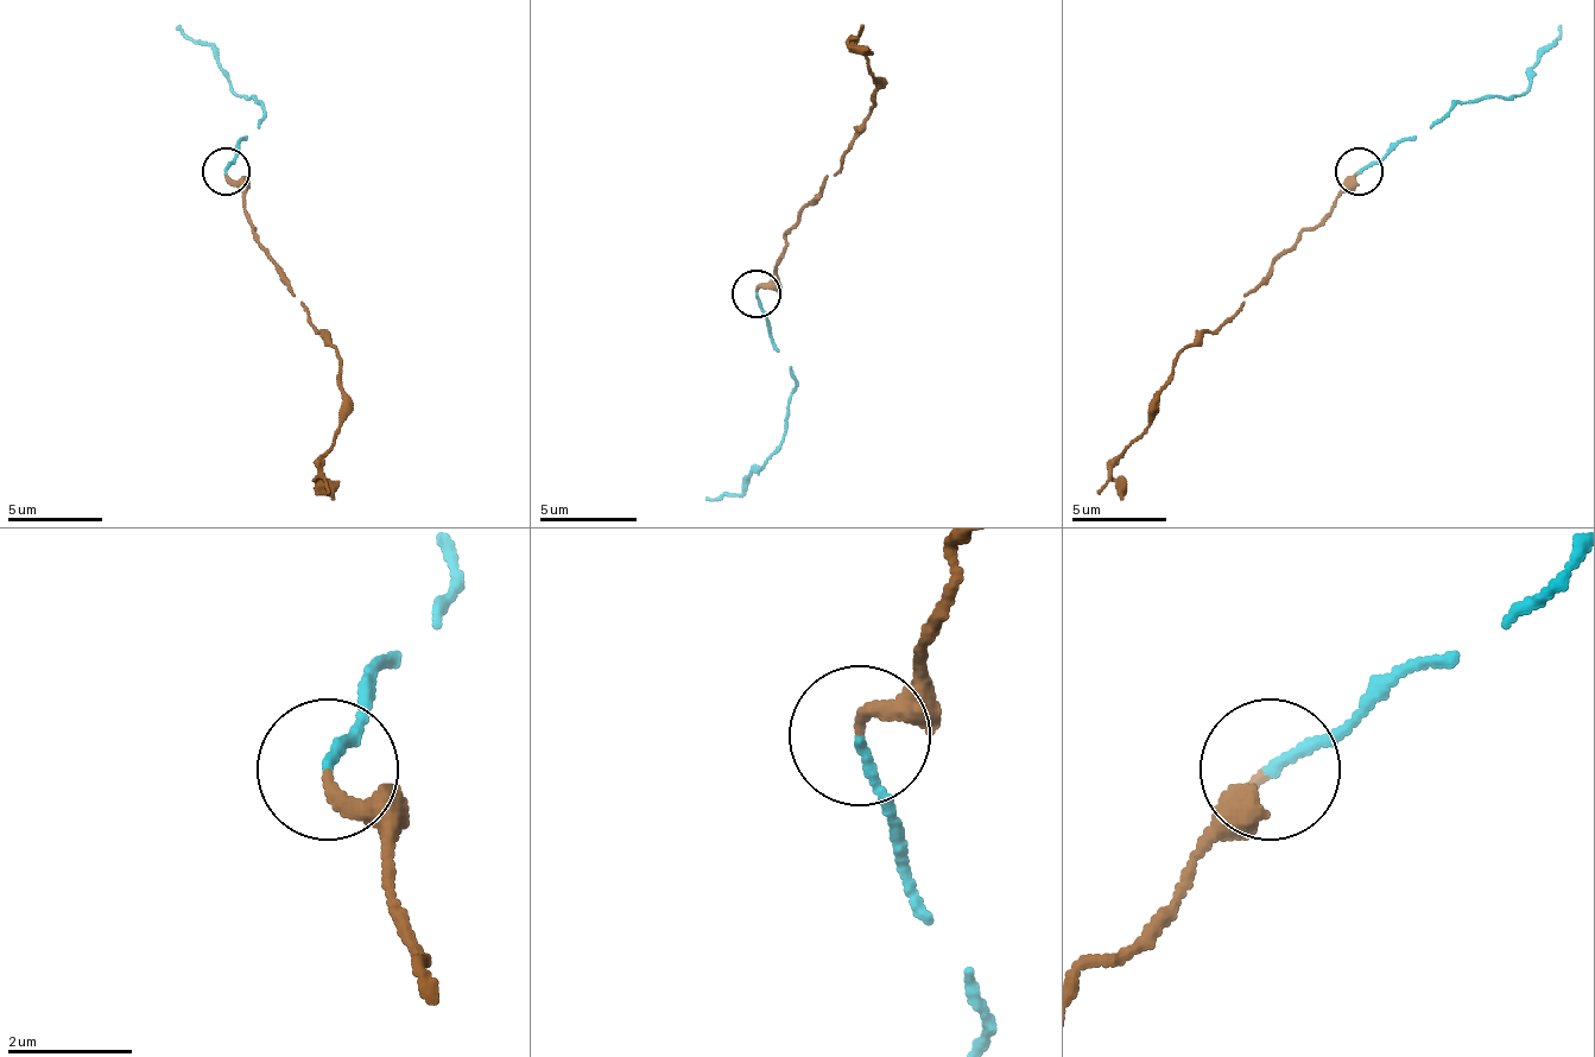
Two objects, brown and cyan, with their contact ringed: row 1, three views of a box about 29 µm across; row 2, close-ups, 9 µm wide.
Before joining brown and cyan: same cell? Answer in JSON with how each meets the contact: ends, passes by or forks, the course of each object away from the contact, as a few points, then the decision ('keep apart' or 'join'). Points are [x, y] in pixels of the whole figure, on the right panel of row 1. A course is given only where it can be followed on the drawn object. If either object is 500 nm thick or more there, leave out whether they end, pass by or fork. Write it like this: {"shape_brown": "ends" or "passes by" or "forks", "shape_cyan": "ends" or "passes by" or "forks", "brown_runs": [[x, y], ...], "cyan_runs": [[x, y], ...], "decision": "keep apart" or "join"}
{"shape_brown": "ends", "shape_cyan": "ends", "brown_runs": [[1358, 172], [1235, 309], [1183, 352], [1150, 428], [1112, 470], [1121, 499]], "cyan_runs": [[1358, 172], [1429, 130], [1457, 106], [1505, 96], [1529, 87], [1529, 73], [1557, 44], [1557, 25]], "decision": "join"}

